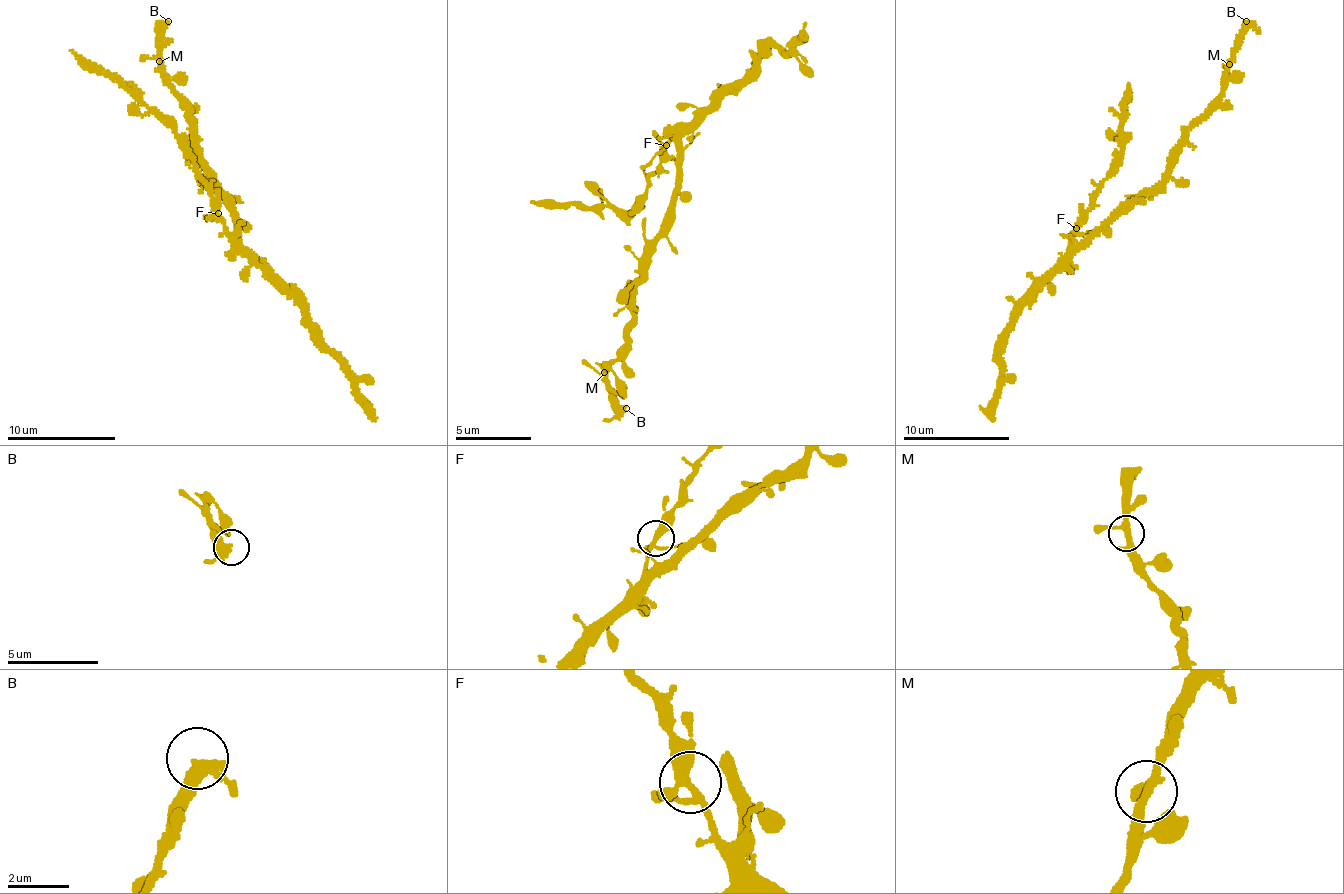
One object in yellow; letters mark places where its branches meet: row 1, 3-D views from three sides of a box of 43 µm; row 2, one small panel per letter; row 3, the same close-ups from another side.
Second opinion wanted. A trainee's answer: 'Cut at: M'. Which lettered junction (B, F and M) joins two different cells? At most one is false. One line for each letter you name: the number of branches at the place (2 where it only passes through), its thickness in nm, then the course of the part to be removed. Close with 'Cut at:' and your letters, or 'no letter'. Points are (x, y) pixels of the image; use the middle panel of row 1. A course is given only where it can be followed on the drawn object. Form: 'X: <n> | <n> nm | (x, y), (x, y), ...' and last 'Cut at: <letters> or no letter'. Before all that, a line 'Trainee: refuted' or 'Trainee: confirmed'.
Trainee: refuted
Cut at: no letter

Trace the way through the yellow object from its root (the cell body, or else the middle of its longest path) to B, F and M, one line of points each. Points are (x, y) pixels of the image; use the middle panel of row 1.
B: (677, 175), (681, 192), (635, 290), (637, 317), (618, 360), (606, 370), (606, 381), (626, 408)
F: (677, 175), (678, 141), (671, 138), (665, 147)
M: (677, 175), (681, 192), (635, 290), (638, 291), (633, 300), (637, 317), (618, 360), (604, 372)

